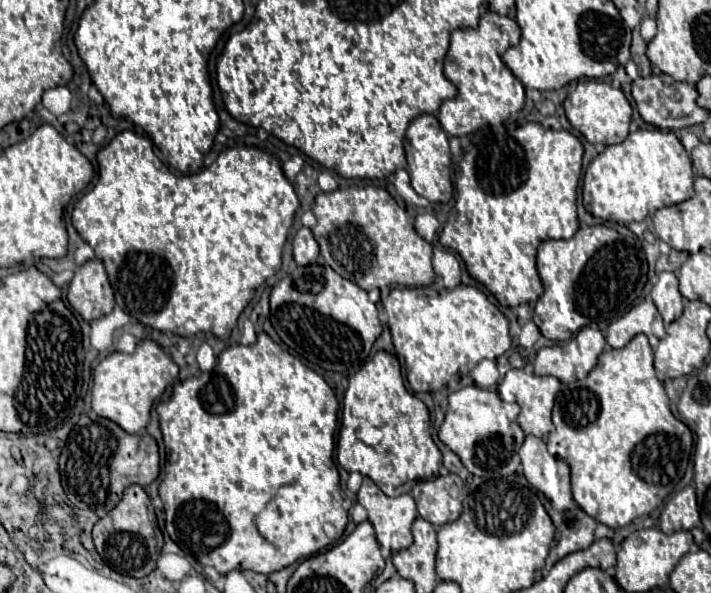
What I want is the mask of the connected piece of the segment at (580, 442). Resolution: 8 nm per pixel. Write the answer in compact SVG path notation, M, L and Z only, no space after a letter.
M644 333L636 335L626 347L606 349L586 379L562 385L552 409L556 429L548 435L548 452L570 465L574 501L598 523L612 529L624 527L636 517L658 509L680 483L690 461L692 431L672 415L668 395L656 377L652 359L654 351Z

